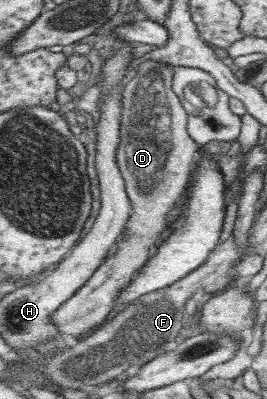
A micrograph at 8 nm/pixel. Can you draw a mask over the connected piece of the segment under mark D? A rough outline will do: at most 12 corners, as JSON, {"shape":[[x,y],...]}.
{"shape":[[149,59],[123,89],[128,238],[51,321],[82,338],[149,258],[200,145]]}

